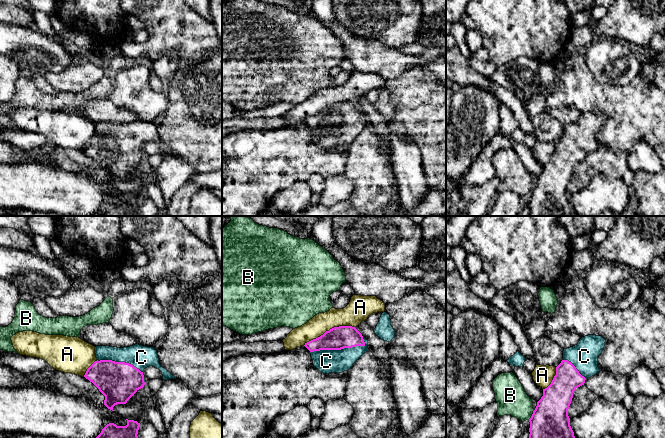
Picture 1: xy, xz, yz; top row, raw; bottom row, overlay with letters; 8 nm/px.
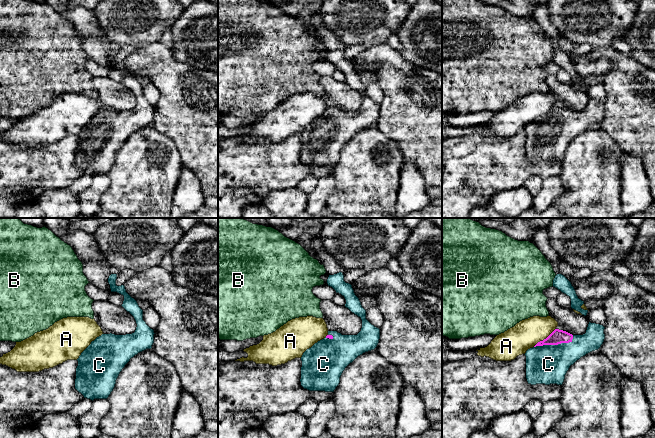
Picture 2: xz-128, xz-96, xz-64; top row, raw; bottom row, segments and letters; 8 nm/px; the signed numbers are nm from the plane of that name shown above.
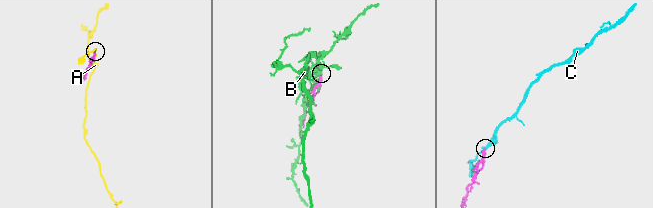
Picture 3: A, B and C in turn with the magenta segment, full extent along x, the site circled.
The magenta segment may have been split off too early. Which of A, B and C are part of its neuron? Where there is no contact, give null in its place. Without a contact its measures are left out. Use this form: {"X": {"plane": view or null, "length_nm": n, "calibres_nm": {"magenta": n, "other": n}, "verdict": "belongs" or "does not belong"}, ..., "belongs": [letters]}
{"A": {"plane": "xz", "length_nm": 440, "calibres_nm": {"magenta": 190, "other": 180}, "verdict": "does not belong"}, "B": {"plane": "yz", "length_nm": 90, "calibres_nm": {"magenta": 360, "other": 240}, "verdict": "does not belong"}, "C": {"plane": "xz", "length_nm": 460, "calibres_nm": {"magenta": 190, "other": 190}, "verdict": "belongs"}, "belongs": ["C"]}

